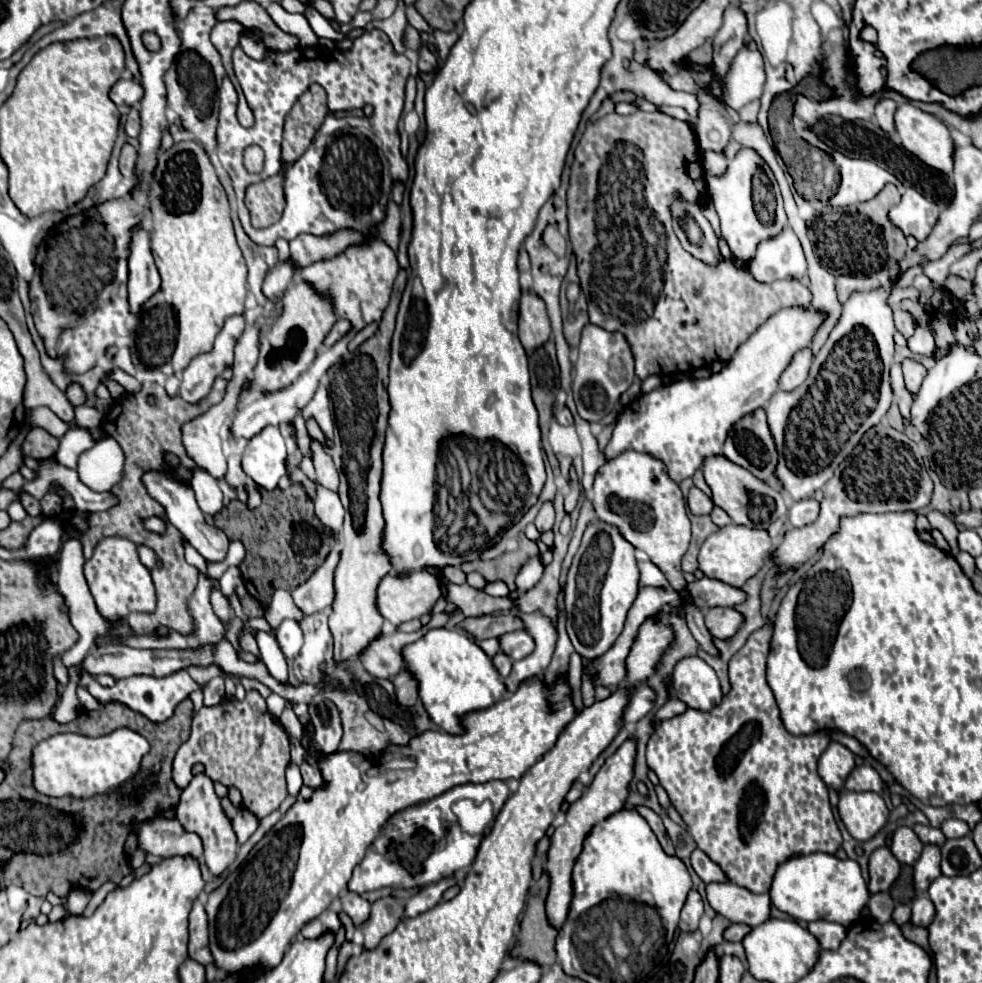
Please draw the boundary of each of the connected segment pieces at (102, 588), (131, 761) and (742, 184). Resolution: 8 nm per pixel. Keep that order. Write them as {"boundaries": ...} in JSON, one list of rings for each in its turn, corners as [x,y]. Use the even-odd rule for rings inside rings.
{"boundaries":[[[[104,538],[98,542],[94,556],[84,564],[84,576],[98,610],[106,620],[126,618],[130,612],[152,612],[156,608],[156,592],[150,570],[140,562],[138,546],[126,538]]],[[[118,728],[106,736],[82,736],[82,734],[56,734],[34,748],[32,768],[34,786],[46,796],[76,796],[90,798],[114,790],[120,782],[138,772],[142,756],[150,750],[146,738],[130,728]]],[[[742,148],[736,154],[724,176],[706,176],[706,188],[710,188],[710,200],[720,216],[724,240],[732,254],[744,262],[754,258],[760,242],[776,238],[788,224],[778,182],[764,160],[750,148]]]]}

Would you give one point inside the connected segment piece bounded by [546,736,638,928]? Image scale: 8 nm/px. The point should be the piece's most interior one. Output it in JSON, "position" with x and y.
{"position":[608,794]}

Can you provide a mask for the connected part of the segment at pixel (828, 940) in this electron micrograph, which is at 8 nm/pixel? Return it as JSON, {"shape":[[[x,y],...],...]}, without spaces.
{"shape":[[[816,920],[808,924],[808,930],[818,938],[820,946],[826,950],[836,950],[846,938],[846,928],[842,924],[834,924],[828,920]]]}

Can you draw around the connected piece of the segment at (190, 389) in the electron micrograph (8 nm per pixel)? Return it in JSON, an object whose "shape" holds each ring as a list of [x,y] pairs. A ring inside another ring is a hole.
{"shape":[[[230,316],[216,336],[214,350],[196,356],[190,362],[190,366],[182,374],[182,384],[180,384],[182,400],[198,404],[202,398],[210,394],[216,376],[220,376],[230,366],[230,362],[234,362],[234,344],[242,334],[244,326],[246,324],[242,316]]]}

